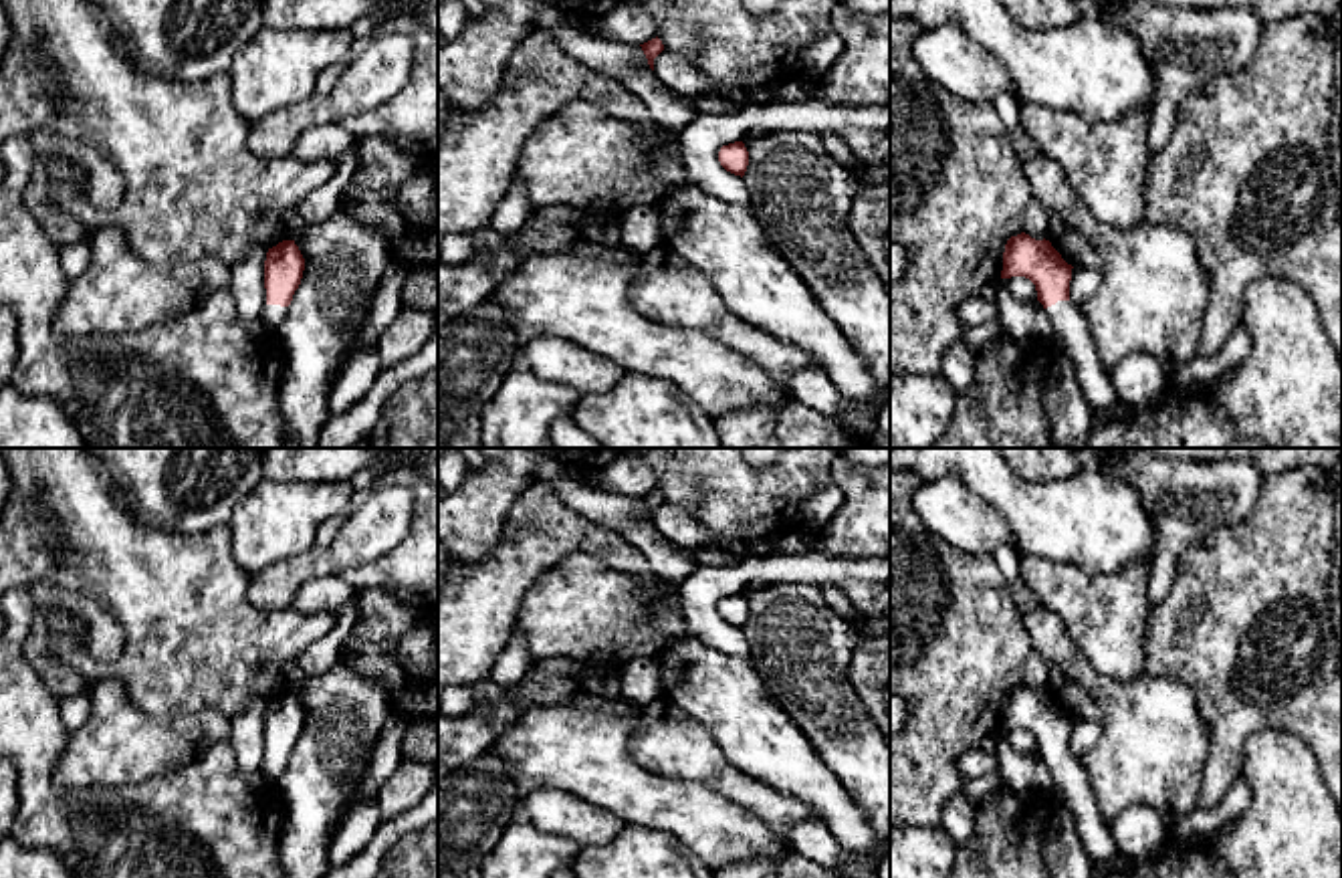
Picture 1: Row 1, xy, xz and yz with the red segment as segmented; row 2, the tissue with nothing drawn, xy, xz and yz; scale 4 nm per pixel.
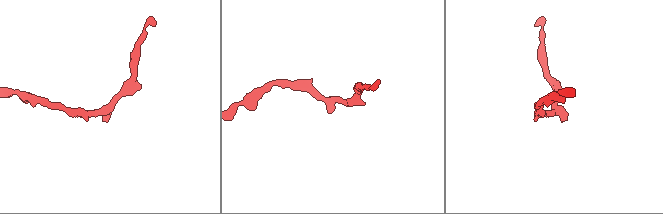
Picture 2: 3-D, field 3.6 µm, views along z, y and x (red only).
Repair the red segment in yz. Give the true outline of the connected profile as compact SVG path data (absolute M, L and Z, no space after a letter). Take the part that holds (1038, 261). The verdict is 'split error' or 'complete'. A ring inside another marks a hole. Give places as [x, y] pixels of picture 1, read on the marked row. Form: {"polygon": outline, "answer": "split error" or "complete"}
{"polygon": "M1021 232L1005 244L1001 279L1025 277L1035 285L1037 301L1076 365L1082 394L1092 410L1108 414L1118 398L1110 371L1100 361L1088 317L1070 301L1072 268L1049 240Z", "answer": "split error"}

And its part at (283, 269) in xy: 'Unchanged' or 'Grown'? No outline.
Grown

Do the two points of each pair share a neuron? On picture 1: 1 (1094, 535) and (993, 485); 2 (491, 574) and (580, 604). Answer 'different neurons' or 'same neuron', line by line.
1: same neuron
2: different neurons

